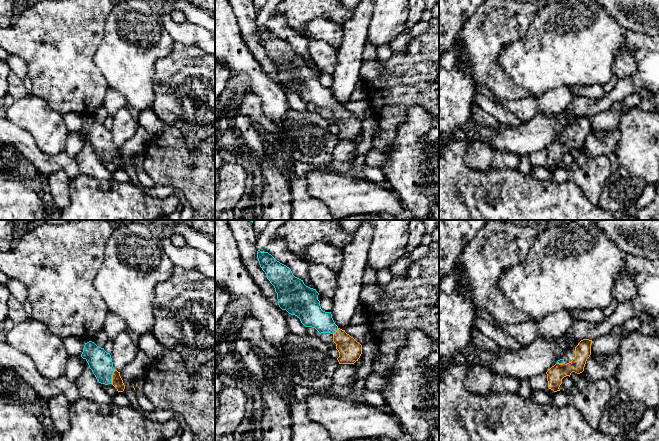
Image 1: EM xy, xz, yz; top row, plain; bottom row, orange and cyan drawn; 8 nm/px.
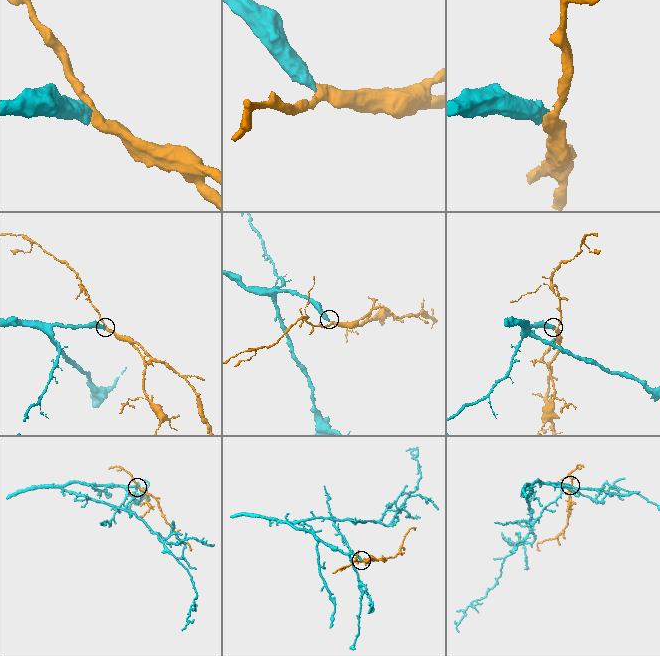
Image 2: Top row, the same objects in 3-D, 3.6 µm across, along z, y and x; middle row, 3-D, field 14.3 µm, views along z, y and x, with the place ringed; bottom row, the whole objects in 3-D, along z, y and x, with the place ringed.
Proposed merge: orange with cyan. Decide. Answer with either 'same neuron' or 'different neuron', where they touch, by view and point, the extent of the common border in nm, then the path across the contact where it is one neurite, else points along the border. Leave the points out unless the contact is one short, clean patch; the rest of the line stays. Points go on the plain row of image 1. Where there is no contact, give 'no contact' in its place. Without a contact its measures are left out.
same neuron; meets orange in xy at (112, 152); contact 120 nm long; runs through xy (117, 158), (112, 152), (100, 138)

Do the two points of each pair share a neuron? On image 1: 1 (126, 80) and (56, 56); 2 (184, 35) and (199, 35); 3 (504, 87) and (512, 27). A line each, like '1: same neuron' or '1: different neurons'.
1: different neurons
2: same neuron
3: same neuron

